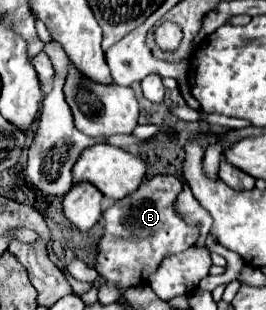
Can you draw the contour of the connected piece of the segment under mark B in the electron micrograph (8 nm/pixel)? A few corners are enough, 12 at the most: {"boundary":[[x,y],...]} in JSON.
{"boundary":[[157,174],[103,212],[97,272],[131,288],[195,244]]}

